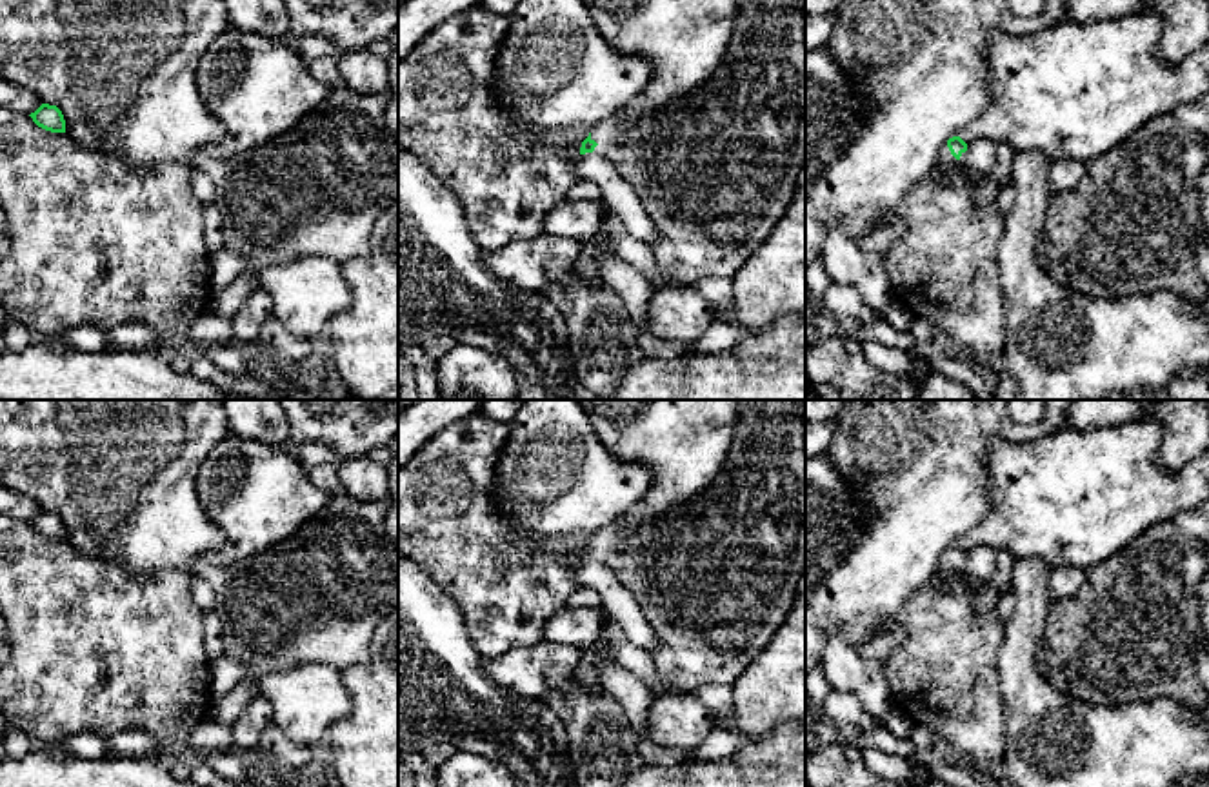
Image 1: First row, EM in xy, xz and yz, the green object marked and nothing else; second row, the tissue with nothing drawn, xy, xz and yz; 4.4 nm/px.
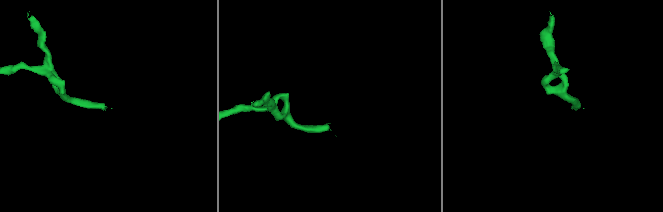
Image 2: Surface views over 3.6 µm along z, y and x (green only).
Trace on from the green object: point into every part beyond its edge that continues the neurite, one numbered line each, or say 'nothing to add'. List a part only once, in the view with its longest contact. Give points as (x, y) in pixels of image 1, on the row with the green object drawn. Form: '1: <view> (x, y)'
1: yz (944, 157)

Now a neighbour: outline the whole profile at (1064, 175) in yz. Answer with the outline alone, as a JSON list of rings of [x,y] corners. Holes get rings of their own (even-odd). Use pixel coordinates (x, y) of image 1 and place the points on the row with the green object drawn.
[[[1054,160],[1049,165],[1049,193],[1058,194],[1073,189],[1085,173],[1085,164],[1078,160]]]

